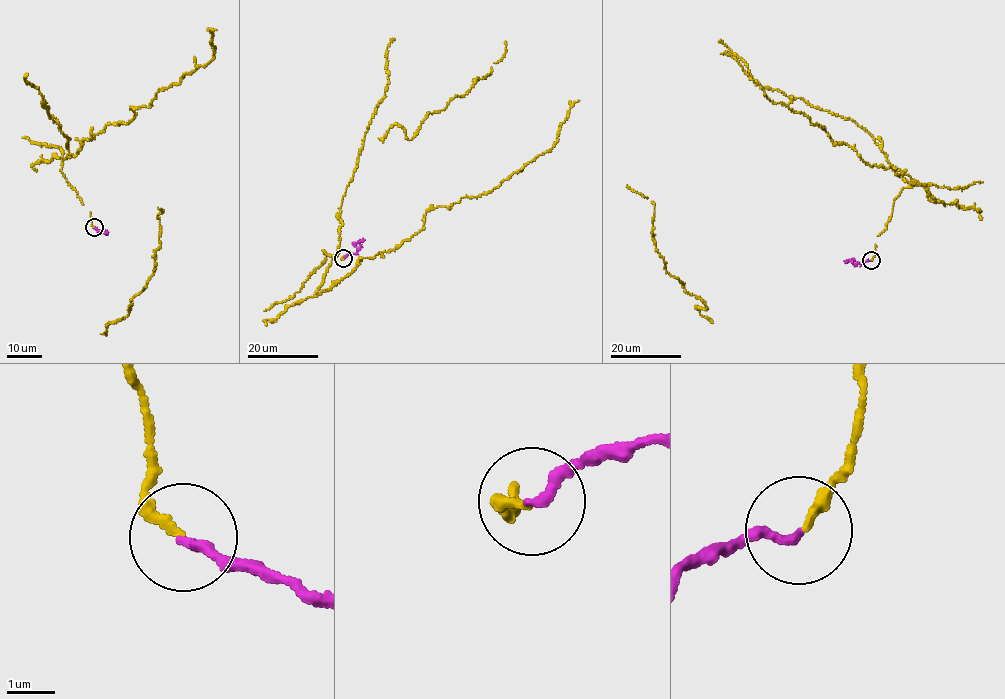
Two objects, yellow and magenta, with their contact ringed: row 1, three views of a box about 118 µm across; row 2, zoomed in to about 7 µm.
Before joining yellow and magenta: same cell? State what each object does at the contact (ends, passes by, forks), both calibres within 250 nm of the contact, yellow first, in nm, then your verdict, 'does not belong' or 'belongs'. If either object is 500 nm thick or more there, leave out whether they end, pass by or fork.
yellow ends there; magenta ends there; 180 nm thick on the yellow side, 190 nm on the other; belongs

